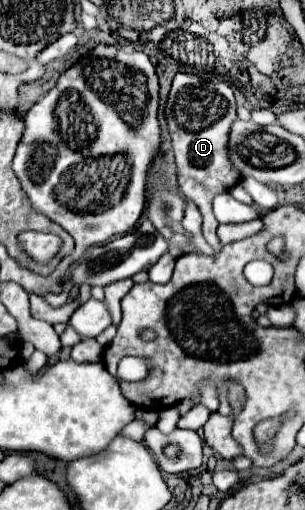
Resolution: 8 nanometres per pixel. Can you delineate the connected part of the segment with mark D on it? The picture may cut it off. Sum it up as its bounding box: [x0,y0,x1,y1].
[164,73,240,253]

